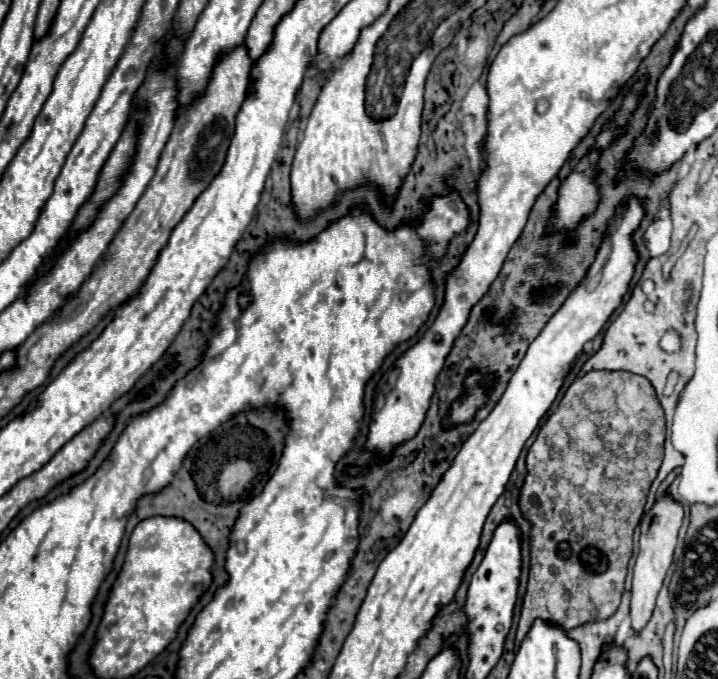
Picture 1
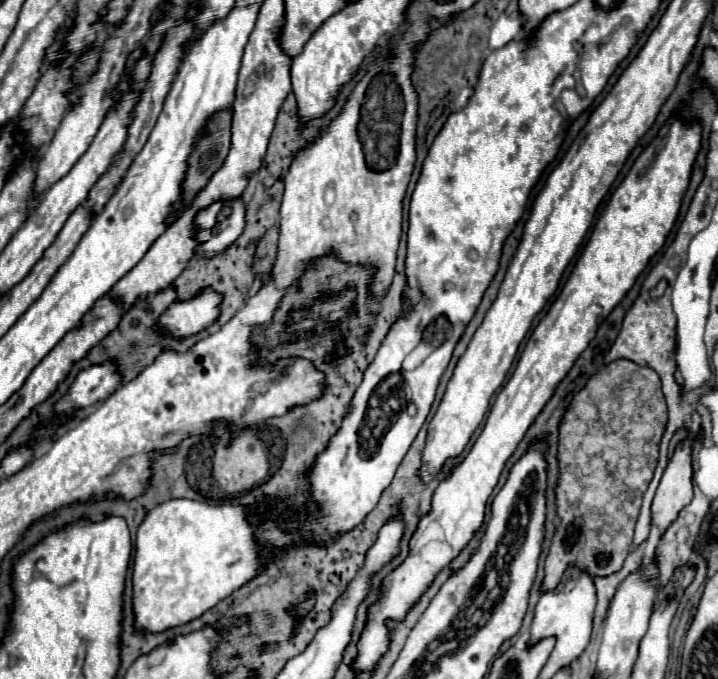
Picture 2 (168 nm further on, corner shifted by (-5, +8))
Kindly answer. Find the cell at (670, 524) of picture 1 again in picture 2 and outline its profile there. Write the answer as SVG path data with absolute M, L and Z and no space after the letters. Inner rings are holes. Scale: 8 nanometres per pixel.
M687 439L679 445L669 459L669 465L661 477L657 487L653 505L651 505L651 525L659 527L661 535L671 527L671 523L679 517L681 509L687 507L693 499L691 485L691 441Z

